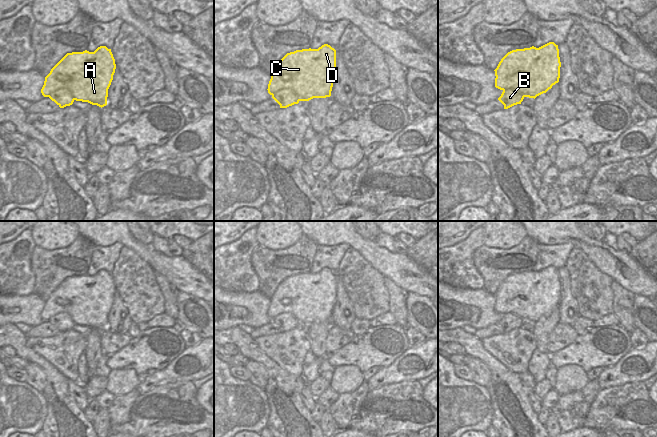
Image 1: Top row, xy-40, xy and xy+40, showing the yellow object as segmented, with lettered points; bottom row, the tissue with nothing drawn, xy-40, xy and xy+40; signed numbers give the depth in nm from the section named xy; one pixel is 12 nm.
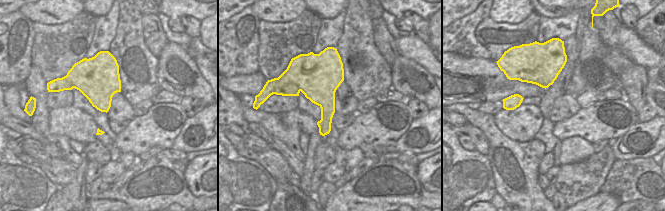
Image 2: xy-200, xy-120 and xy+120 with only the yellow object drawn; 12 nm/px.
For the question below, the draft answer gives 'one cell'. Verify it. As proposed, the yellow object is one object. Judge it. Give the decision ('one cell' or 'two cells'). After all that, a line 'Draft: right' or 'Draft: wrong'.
two cells
Draft: wrong

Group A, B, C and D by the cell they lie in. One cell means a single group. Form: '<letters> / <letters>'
A C D / B

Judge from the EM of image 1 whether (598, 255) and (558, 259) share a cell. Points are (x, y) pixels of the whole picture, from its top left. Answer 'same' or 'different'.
different

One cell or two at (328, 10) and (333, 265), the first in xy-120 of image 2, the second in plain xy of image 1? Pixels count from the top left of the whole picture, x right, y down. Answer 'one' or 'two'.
two

